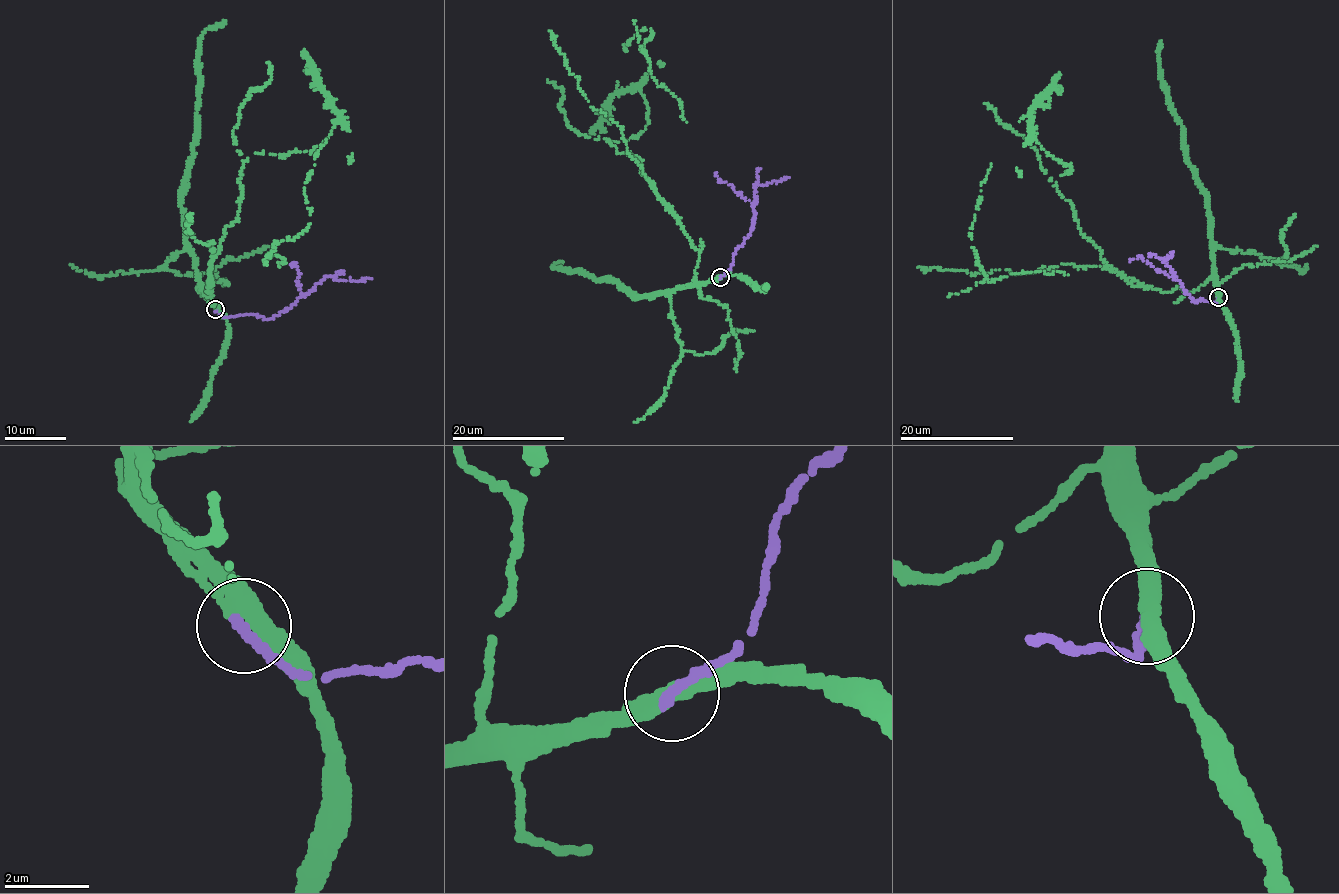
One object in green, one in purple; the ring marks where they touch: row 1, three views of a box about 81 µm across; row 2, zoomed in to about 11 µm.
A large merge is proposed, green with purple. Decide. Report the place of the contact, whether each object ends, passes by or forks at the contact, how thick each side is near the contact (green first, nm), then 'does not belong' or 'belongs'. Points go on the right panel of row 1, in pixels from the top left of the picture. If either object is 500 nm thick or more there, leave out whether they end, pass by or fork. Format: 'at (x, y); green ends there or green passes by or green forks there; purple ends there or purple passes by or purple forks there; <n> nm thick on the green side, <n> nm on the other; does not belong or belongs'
at (1218, 297); green passes by; purple ends there; 400 nm thick on the green side, 320 nm on the other; belongs

